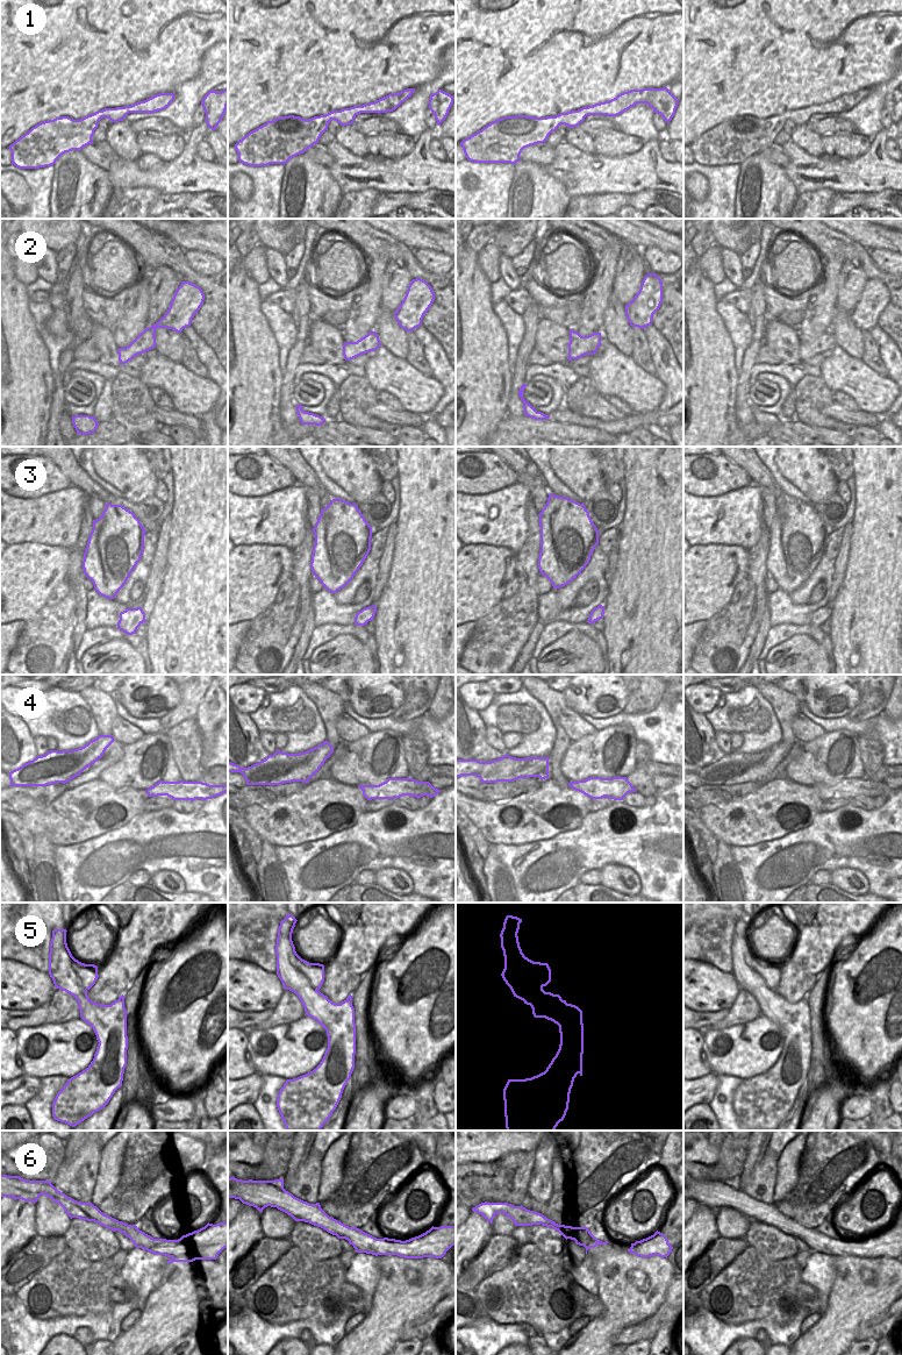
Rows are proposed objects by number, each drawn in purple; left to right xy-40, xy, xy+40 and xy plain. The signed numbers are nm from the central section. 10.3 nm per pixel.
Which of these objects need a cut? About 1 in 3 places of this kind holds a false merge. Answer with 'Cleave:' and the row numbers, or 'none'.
Cleave: 4, 5, 6

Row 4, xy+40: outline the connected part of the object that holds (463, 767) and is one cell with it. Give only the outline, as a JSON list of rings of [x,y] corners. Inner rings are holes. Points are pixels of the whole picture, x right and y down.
[[[456,759],[456,778],[461,776],[478,776],[486,763],[478,759]]]

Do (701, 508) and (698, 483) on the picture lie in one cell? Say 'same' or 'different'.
different

